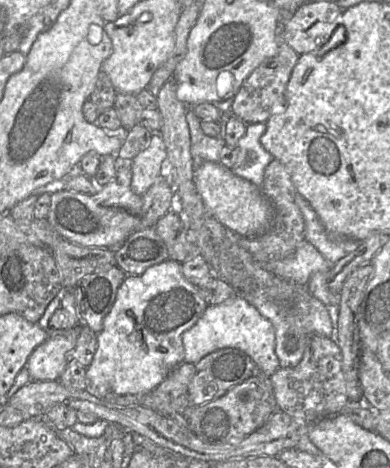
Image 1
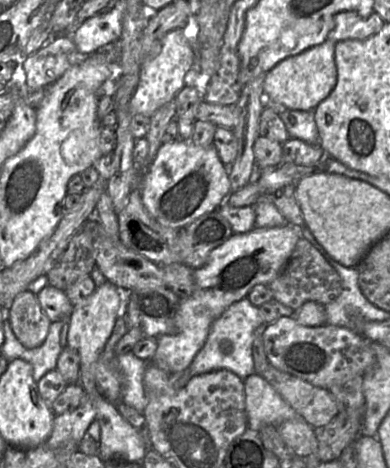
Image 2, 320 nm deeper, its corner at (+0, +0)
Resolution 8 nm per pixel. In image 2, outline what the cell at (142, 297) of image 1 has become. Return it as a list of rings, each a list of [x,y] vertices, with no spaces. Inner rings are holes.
[[[290,223],[280,227],[253,228],[233,234],[212,250],[206,262],[193,270],[195,290],[183,298],[173,316],[175,330],[157,337],[157,349],[148,361],[170,373],[180,373],[190,366],[207,340],[215,320],[234,302],[247,297],[256,285],[268,285],[285,268],[297,241],[301,227]]]

